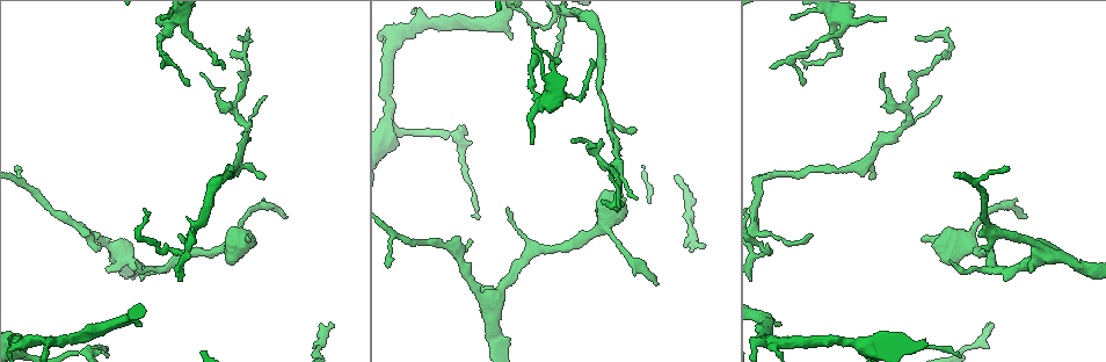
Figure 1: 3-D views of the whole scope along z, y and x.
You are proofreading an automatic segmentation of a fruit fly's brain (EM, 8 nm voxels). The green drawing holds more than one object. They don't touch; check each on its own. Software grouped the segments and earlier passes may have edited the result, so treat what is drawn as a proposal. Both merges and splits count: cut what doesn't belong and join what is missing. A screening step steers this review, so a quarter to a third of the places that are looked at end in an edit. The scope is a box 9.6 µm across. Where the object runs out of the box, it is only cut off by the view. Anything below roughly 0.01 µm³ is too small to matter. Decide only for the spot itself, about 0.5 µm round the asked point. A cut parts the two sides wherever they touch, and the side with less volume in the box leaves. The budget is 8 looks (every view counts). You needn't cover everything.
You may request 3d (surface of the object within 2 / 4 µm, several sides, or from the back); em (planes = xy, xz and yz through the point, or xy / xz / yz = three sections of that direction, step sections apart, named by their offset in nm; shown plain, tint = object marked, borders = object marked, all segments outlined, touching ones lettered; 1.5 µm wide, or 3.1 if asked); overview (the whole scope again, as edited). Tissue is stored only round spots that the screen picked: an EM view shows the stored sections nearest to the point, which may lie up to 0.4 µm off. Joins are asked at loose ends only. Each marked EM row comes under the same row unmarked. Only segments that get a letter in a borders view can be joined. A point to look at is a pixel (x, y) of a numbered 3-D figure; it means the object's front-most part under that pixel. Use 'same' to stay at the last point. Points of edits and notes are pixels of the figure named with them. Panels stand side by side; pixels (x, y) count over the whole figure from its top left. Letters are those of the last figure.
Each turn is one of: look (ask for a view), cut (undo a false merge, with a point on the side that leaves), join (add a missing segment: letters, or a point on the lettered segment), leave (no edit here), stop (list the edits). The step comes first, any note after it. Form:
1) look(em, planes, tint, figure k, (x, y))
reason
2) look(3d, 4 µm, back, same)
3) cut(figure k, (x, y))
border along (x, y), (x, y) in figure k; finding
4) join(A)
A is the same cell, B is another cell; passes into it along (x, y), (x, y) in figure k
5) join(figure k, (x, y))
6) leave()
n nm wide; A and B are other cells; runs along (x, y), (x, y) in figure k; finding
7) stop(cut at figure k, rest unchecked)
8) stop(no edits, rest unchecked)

look(em, yz, step 8, borders, figure 1, (590, 60))
branch stops here

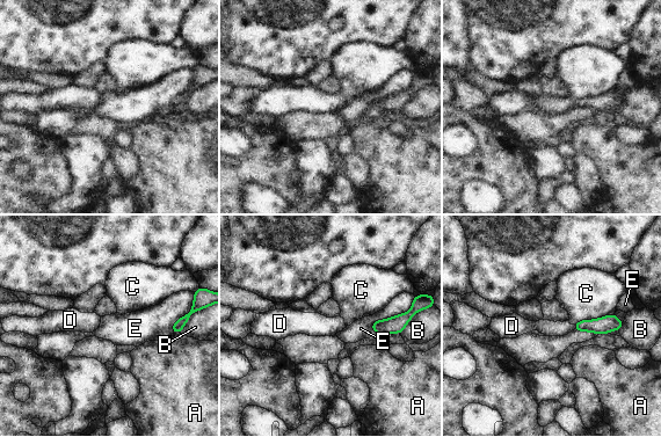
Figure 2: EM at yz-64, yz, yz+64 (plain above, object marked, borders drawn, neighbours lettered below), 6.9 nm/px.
look(em, planes, borders, same)
another direction

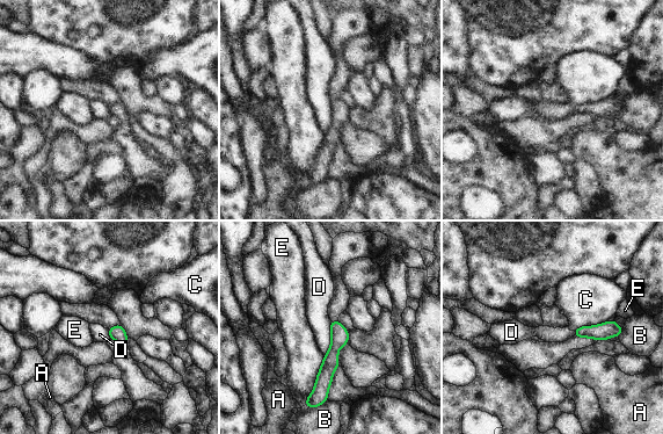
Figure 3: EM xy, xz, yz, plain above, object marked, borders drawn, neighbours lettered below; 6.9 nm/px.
leave()
A, B, C, D and E are other cells; runs along (336, 323), (325, 395) in figure 3; none of them fits

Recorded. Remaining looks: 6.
look(em, xy, step 4, borders, figure 1, (239, 159))
arms part here

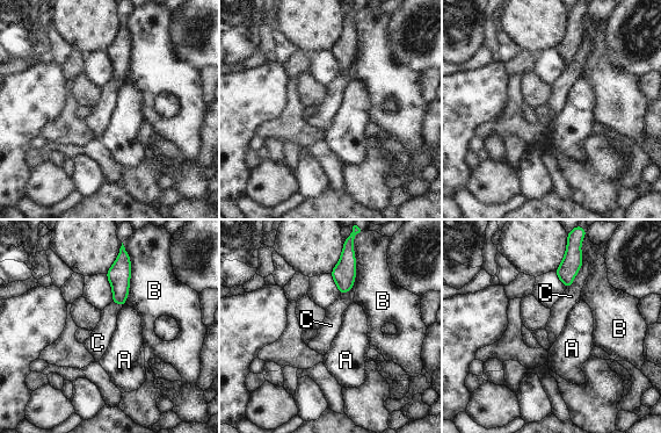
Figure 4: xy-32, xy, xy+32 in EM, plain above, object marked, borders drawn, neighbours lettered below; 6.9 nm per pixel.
leave()
A, B and C are other cells; border along (130, 259), (130, 286), (125, 303) in figure 4; one neuron here

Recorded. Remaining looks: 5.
look(em, planes, borders, figure 1, (250, 240))
branch stops here

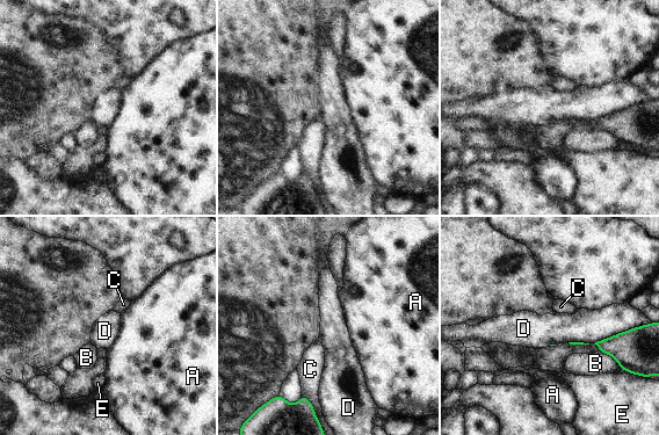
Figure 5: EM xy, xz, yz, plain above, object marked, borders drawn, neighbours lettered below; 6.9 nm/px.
leave()
D touches over 260 nm; A, B, C, D and E are other cells; none of them fits

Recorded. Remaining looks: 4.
stop(no edits, rest unchecked)

